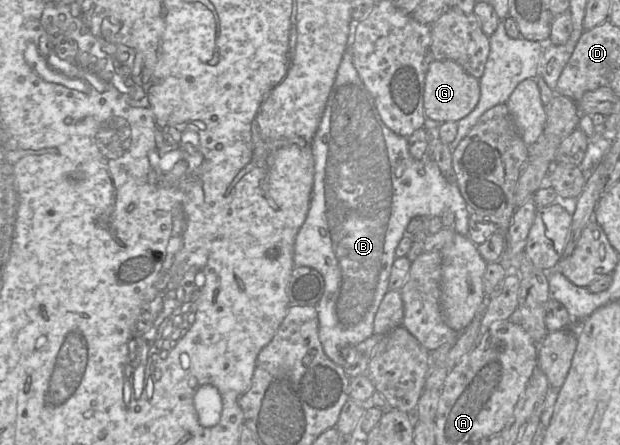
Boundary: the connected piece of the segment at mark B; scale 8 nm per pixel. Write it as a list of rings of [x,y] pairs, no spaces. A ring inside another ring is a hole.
[[[349,48],[346,49],[343,54],[334,84],[326,101],[324,112],[314,135],[312,154],[314,158],[313,186],[305,220],[295,238],[292,262],[294,266],[307,266],[316,269],[324,279],[324,291],[321,299],[315,306],[319,320],[319,340],[327,357],[343,368],[354,346],[374,334],[375,315],[384,295],[389,291],[389,277],[393,262],[396,258],[395,250],[400,240],[405,235],[405,230],[410,220],[416,216],[426,216],[428,218],[434,216],[440,217],[443,210],[451,210],[455,214],[454,231],[461,235],[468,236],[470,209],[461,195],[456,182],[453,179],[444,177],[437,163],[432,158],[414,159],[409,153],[408,139],[394,133],[384,124],[376,108],[373,97],[365,87],[354,67],[352,54]]]

